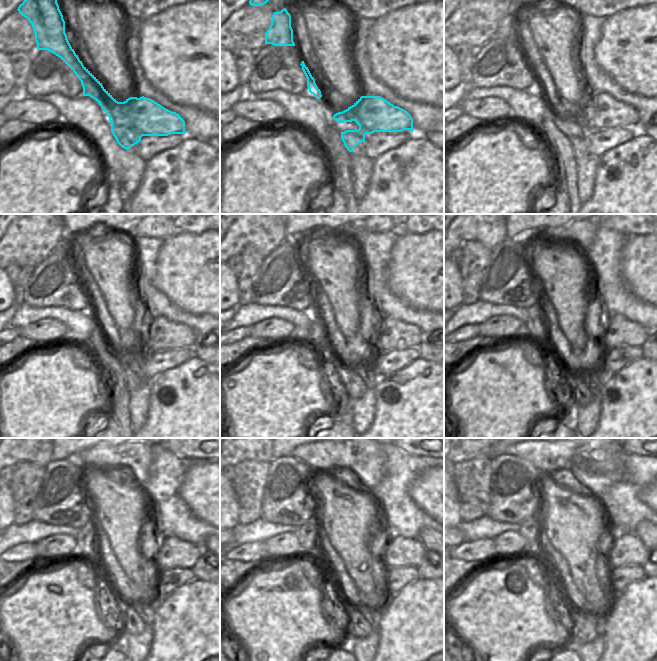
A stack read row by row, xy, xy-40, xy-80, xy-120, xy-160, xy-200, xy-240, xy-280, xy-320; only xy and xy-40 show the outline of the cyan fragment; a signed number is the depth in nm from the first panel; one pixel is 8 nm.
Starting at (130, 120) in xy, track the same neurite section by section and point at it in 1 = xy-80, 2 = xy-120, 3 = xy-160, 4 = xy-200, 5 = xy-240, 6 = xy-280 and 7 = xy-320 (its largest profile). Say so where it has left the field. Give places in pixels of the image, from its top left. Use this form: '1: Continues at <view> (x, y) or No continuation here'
1: Continues at xy-80 (602, 111)
2: Continues at xy-120 (156, 333)
3: Continues at xy-160 (386, 334)
4: Continues at xy-200 (618, 331)
5: Continues at xy-240 (172, 552)
6: Continues at xy-280 (397, 551)
7: Continues at xy-320 (625, 549).

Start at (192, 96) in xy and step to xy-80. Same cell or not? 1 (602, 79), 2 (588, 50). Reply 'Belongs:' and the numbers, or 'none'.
Belongs: none

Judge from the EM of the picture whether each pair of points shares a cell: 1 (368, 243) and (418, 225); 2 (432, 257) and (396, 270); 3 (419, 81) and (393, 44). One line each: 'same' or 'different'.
1: different
2: same
3: same

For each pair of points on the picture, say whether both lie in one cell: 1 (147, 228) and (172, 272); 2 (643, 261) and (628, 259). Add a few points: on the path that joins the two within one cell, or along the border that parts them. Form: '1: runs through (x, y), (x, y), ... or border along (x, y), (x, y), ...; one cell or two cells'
1: border along (185, 231), (163, 240); two cells
2: runs through (639, 259), (632, 259); one cell

